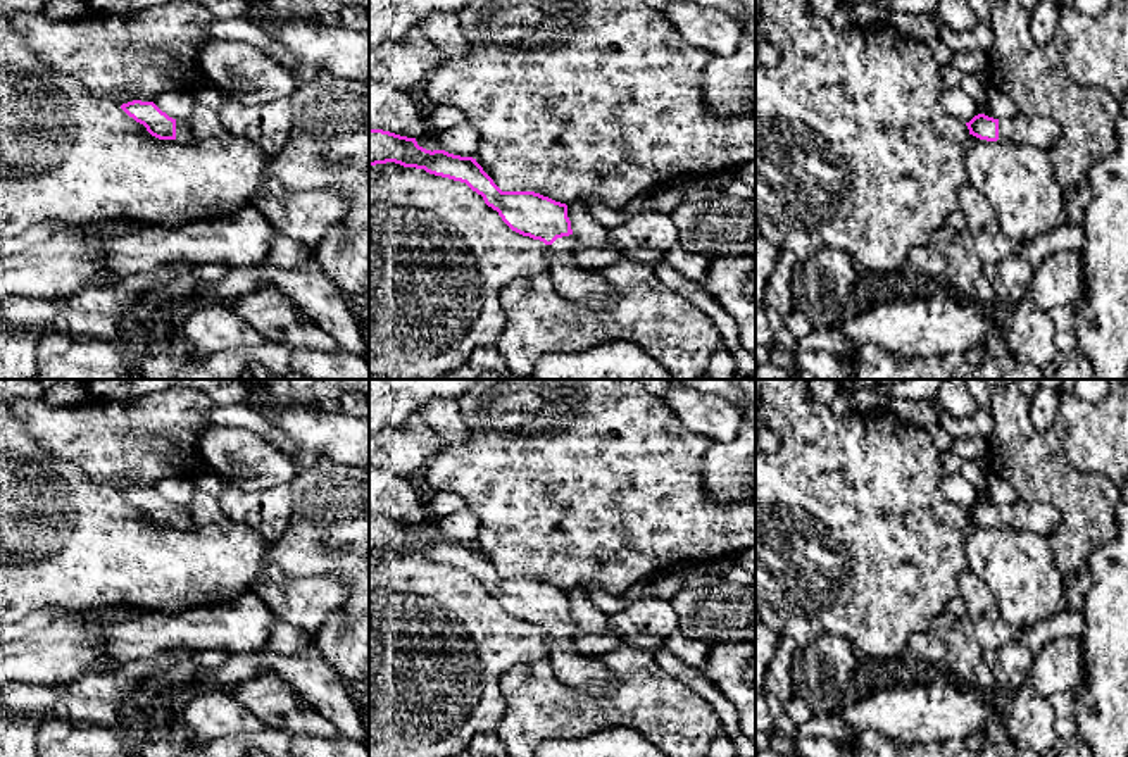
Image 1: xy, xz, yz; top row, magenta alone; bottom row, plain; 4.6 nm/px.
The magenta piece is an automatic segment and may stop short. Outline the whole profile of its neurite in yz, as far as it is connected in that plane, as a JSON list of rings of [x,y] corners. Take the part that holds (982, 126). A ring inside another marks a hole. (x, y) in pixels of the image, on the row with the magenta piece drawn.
[[[1023,112],[1014,119],[1000,121],[978,114],[966,126],[969,135],[980,140],[1030,145],[1045,152],[1061,138],[1057,121]]]

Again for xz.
[[[369,129],[369,167],[386,162],[466,183],[512,231],[543,241],[550,260],[547,272],[567,300],[588,309],[609,309],[617,300],[604,276],[574,262],[581,241],[571,229],[566,203],[535,191],[502,191],[473,157],[431,152],[416,138]]]

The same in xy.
[[[133,100],[122,103],[121,109],[159,140],[176,140],[179,143],[195,141],[191,122],[169,117],[154,102]]]

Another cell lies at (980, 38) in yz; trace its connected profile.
[[[940,21],[938,36],[950,50],[954,52],[969,50],[981,55],[983,59],[988,55],[993,43],[990,26],[983,22],[978,22],[969,31],[957,33]]]

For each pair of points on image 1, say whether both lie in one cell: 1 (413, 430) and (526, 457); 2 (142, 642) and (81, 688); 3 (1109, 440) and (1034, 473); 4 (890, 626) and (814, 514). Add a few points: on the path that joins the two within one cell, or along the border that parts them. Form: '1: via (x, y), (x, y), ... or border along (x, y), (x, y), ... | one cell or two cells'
1: border along (444, 447), (421, 476) | two cells
2: border along (95, 668), (107, 671) | two cells
3: border along (1052, 430), (1071, 466), (1104, 473) | two cells
4: via (877, 599), (875, 575), (842, 542) | one cell

